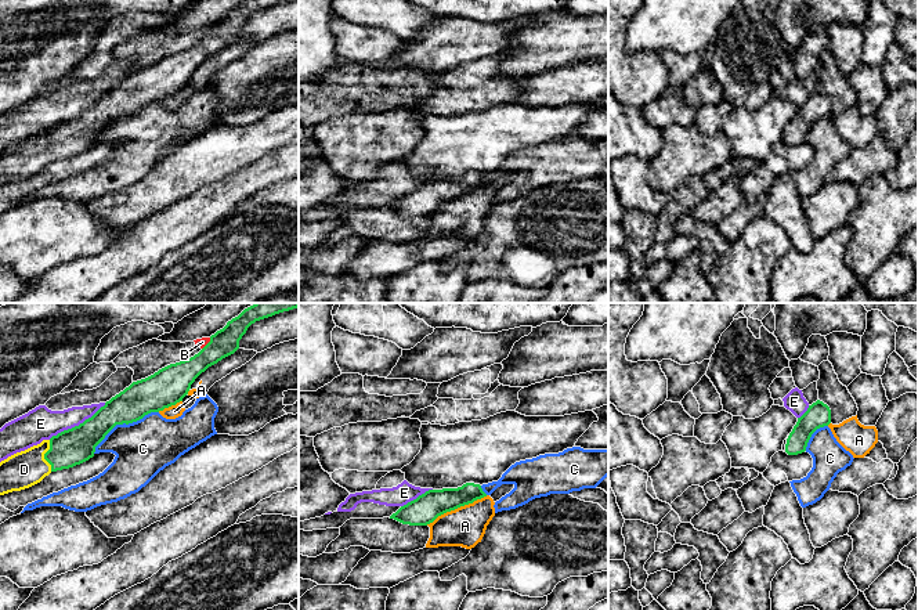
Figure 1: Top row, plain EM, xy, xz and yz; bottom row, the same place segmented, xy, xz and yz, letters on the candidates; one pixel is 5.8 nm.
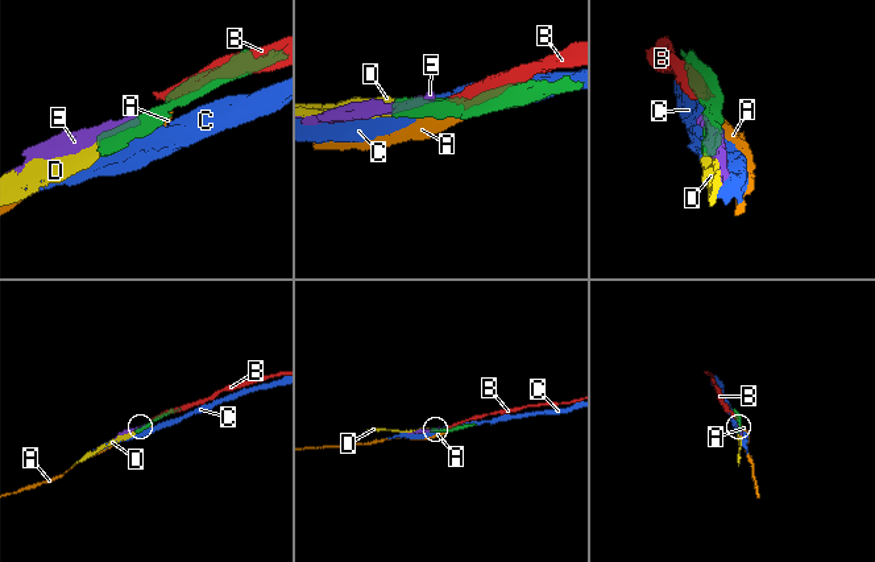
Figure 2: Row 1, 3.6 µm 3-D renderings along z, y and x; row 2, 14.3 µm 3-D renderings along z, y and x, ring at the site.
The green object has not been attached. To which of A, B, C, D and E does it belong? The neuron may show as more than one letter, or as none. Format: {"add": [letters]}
{"add": ["D"]}

